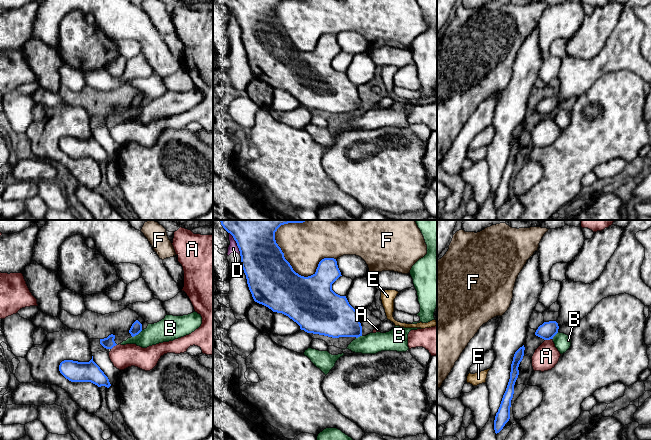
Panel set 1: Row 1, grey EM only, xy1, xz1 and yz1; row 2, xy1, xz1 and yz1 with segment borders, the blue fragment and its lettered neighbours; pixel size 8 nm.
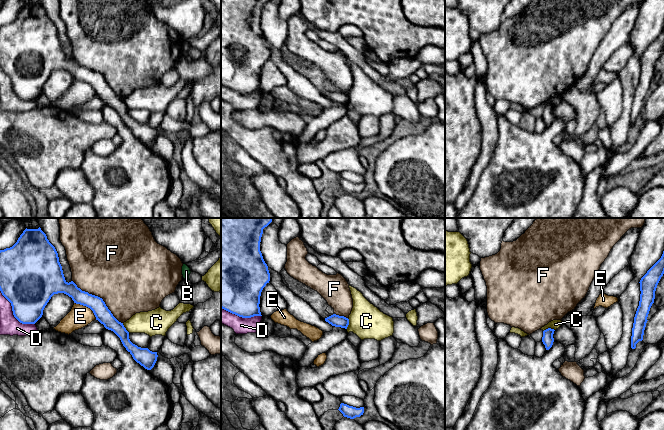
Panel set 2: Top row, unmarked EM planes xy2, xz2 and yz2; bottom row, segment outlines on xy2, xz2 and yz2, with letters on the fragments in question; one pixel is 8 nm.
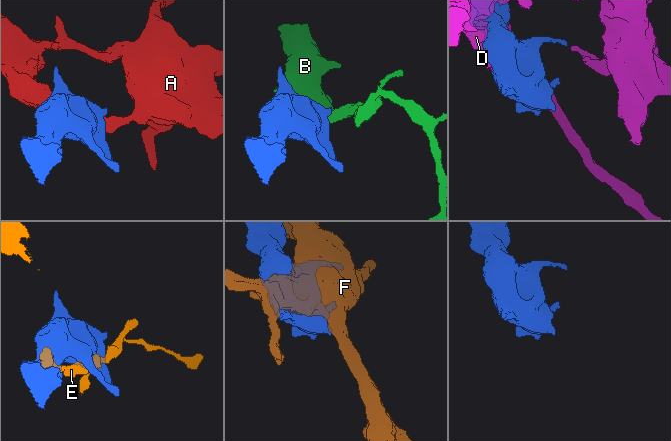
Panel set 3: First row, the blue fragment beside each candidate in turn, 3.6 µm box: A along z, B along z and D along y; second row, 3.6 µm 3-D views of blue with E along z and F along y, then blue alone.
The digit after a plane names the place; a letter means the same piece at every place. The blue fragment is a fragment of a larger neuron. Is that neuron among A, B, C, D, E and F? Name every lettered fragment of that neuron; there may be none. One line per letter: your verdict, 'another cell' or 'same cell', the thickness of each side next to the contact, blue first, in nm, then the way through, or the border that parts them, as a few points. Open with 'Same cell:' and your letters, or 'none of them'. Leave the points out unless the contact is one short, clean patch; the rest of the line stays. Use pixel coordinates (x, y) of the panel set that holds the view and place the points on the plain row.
Same cell: none of them
A: another cell | 140/200 nm
B: another cell | 90/180 nm | along xy1 (142, 106), (132, 113)
C: another cell | 90/80 nm | along yz2 (554, 105), (547, 104), (543, 107)
D: another cell | 400/160 nm
E: another cell | 120/180 nm
F: another cell | 400/360 nm

